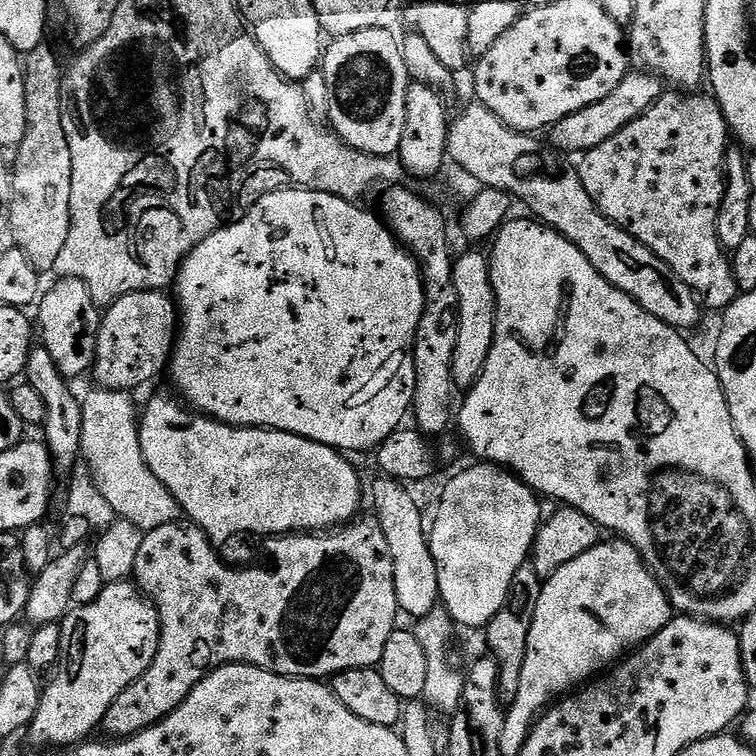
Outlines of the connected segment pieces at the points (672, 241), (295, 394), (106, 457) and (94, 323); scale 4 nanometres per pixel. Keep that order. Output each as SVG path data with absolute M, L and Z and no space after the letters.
M671 94L661 96L659 100L652 103L650 110L646 110L638 118L634 118L634 122L630 122L622 130L618 130L618 134L614 134L614 138L606 138L606 142L602 142L602 146L594 146L589 152L583 153L579 157L578 171L582 178L582 186L586 186L586 194L590 194L590 198L594 198L594 206L598 206L598 210L605 218L614 222L622 230L626 230L626 234L638 238L638 242L642 242L642 246L654 250L654 254L658 254L658 258L662 258L662 262L666 262L666 266L670 266L670 270L674 270L674 274L678 274L678 278L682 278L682 282L686 282L686 286L692 288L705 309L723 310L731 306L738 295L736 279L732 273L732 261L729 253L720 245L718 226L716 225L718 210L722 206L722 198L724 197L724 157L727 156L730 147L728 123L718 106L718 102L711 95L672 95L676 96L671 96Z
M285 186L279 192L268 192L242 219L235 220L232 224L226 224L214 234L210 234L210 238L206 238L190 255L184 258L184 263L178 269L178 275L174 285L175 291L180 291L180 300L178 296L178 312L182 317L182 327L179 329L174 341L174 351L170 357L170 372L172 368L172 380L176 383L177 388L175 391L197 413L211 416L213 420L220 420L223 424L230 424L234 428L271 428L277 432L298 434L302 438L313 440L319 444L325 444L345 454L368 451L371 453L373 450L379 449L380 445L386 442L386 438L390 438L394 433L401 431L403 424L400 423L403 422L404 415L407 417L411 413L412 399L414 398L416 363L414 362L411 351L416 341L416 327L418 326L418 322L422 322L422 314L424 313L424 278L419 264L412 257L411 252L392 235L391 228L384 223L383 219L375 211L373 211L374 213L367 212L366 209L359 208L360 206L359 203L351 200L343 200L342 198L331 196L325 192L311 192L309 188Z
M94 388L83 397L81 459L90 468L91 478L108 500L114 514L136 525L144 533L158 526L177 523L182 517L180 503L159 482L142 454L138 404L129 392Z
M83 280L55 281L52 289L45 291L39 297L40 324L38 320L38 336L42 339L42 347L50 350L50 358L54 358L54 366L66 378L91 373L92 364L96 361L96 347L98 346L98 330L100 329L101 309L92 299L90 290Z

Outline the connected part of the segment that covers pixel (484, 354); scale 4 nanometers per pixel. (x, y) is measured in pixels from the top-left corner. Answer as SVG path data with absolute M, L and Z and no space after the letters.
M464 252L452 266L454 290L458 290L458 342L454 346L454 382L457 389L467 390L475 384L486 366L496 325L496 295L490 282L489 257L480 252Z

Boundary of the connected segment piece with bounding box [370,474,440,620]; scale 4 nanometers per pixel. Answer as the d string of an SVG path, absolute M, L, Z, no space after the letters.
M379 475L370 490L372 504L376 510L374 512L379 525L382 526L383 534L386 535L386 542L389 543L390 558L393 561L394 586L398 599L400 612L408 614L411 619L417 620L425 617L439 605L440 591L438 590L438 570L434 562L432 551L429 548L428 530L426 518L422 516L422 510L409 488L403 481L396 480L391 476Z

